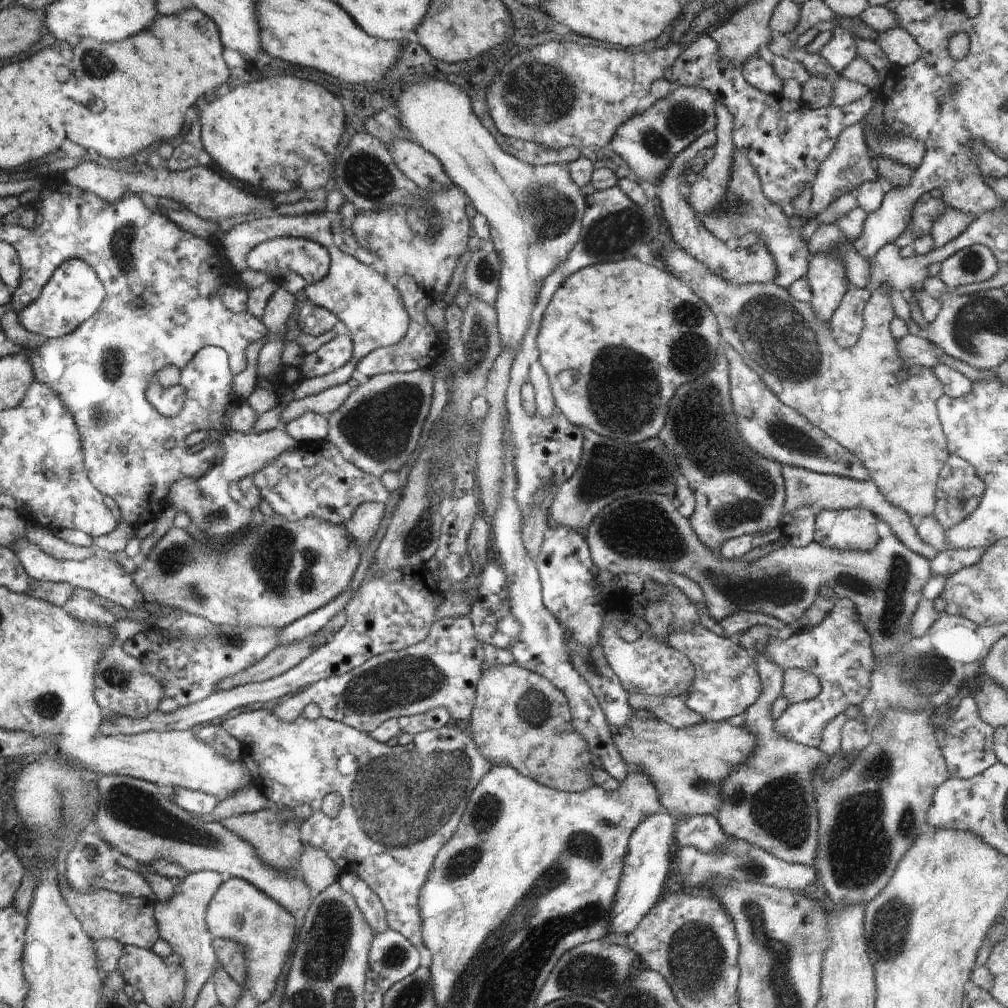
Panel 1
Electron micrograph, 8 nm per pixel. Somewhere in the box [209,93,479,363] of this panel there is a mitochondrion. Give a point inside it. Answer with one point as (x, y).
(364, 173)

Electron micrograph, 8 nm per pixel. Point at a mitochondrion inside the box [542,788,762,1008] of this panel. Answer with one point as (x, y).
(696, 956)

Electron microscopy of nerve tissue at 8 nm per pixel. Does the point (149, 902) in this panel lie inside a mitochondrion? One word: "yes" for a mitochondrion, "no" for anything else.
no

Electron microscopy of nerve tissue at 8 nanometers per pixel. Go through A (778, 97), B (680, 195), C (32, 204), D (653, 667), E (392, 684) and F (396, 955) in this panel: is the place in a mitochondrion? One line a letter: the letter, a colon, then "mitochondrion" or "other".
A: other
B: other
C: other
D: other
E: mitochondrion
F: mitochondrion

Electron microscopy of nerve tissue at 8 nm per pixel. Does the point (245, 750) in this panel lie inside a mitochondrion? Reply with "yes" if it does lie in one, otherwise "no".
no

